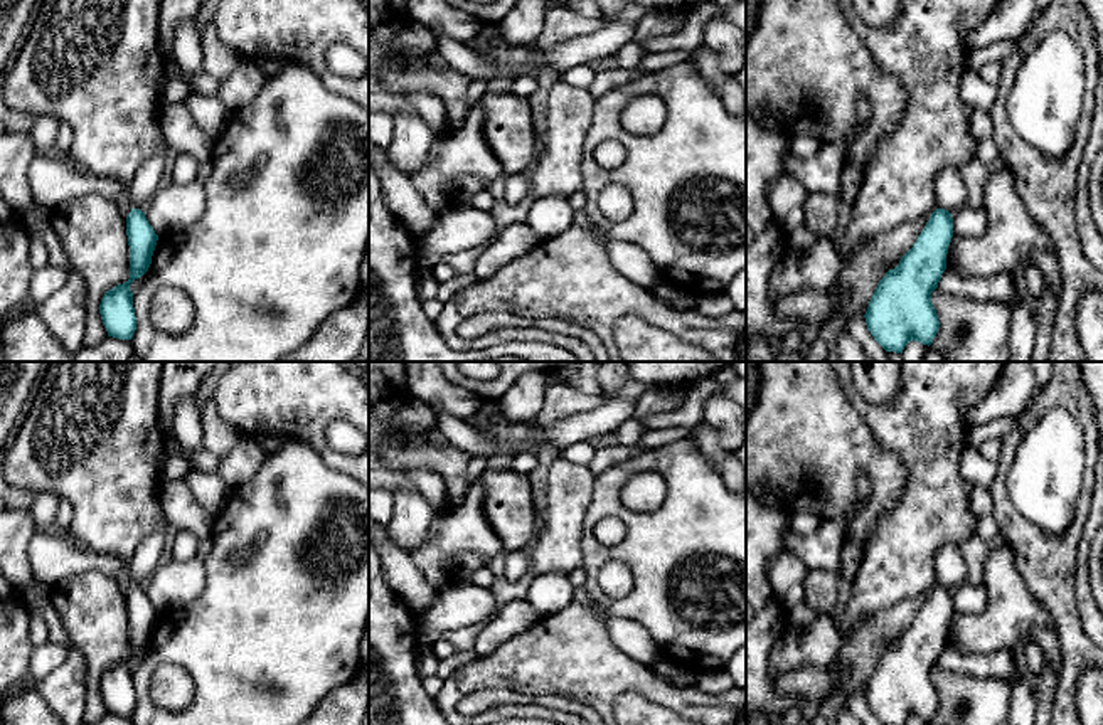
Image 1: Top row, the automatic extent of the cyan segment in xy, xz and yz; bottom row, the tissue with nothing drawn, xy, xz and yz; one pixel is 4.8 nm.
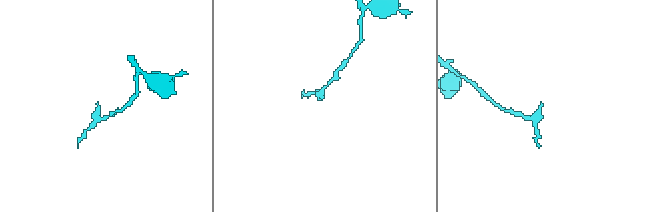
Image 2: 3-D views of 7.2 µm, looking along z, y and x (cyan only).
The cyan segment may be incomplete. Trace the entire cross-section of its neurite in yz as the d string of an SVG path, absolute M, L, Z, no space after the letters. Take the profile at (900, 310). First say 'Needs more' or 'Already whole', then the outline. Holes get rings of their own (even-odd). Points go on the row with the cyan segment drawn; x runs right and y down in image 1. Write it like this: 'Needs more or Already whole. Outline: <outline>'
Needs more. Outline: M948 167L936 175L936 205L913 247L879 281L864 315L867 330L886 350L903 353L909 341L931 345L940 321L931 303L946 269L953 237L951 210L965 205L960 168Z

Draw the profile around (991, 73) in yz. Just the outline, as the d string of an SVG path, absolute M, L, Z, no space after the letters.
M999 61L982 66L978 71L980 77L994 86L999 86L1002 77L1002 64Z

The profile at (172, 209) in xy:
M197 180L185 185L172 183L157 190L145 217L158 237L180 232L199 222L205 212L205 200L204 185Z

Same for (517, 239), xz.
M525 222L498 229L487 249L477 257L473 273L478 279L490 278L502 266L530 252L539 242L541 237Z

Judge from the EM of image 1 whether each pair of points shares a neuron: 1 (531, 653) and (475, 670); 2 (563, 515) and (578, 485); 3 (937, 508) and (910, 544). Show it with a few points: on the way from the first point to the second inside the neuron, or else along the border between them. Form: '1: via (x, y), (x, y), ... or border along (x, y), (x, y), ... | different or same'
1: via (517, 665), (489, 670) | same
2: via (566, 508), (571, 492) | same
3: via (928, 517), (910, 535) | same

